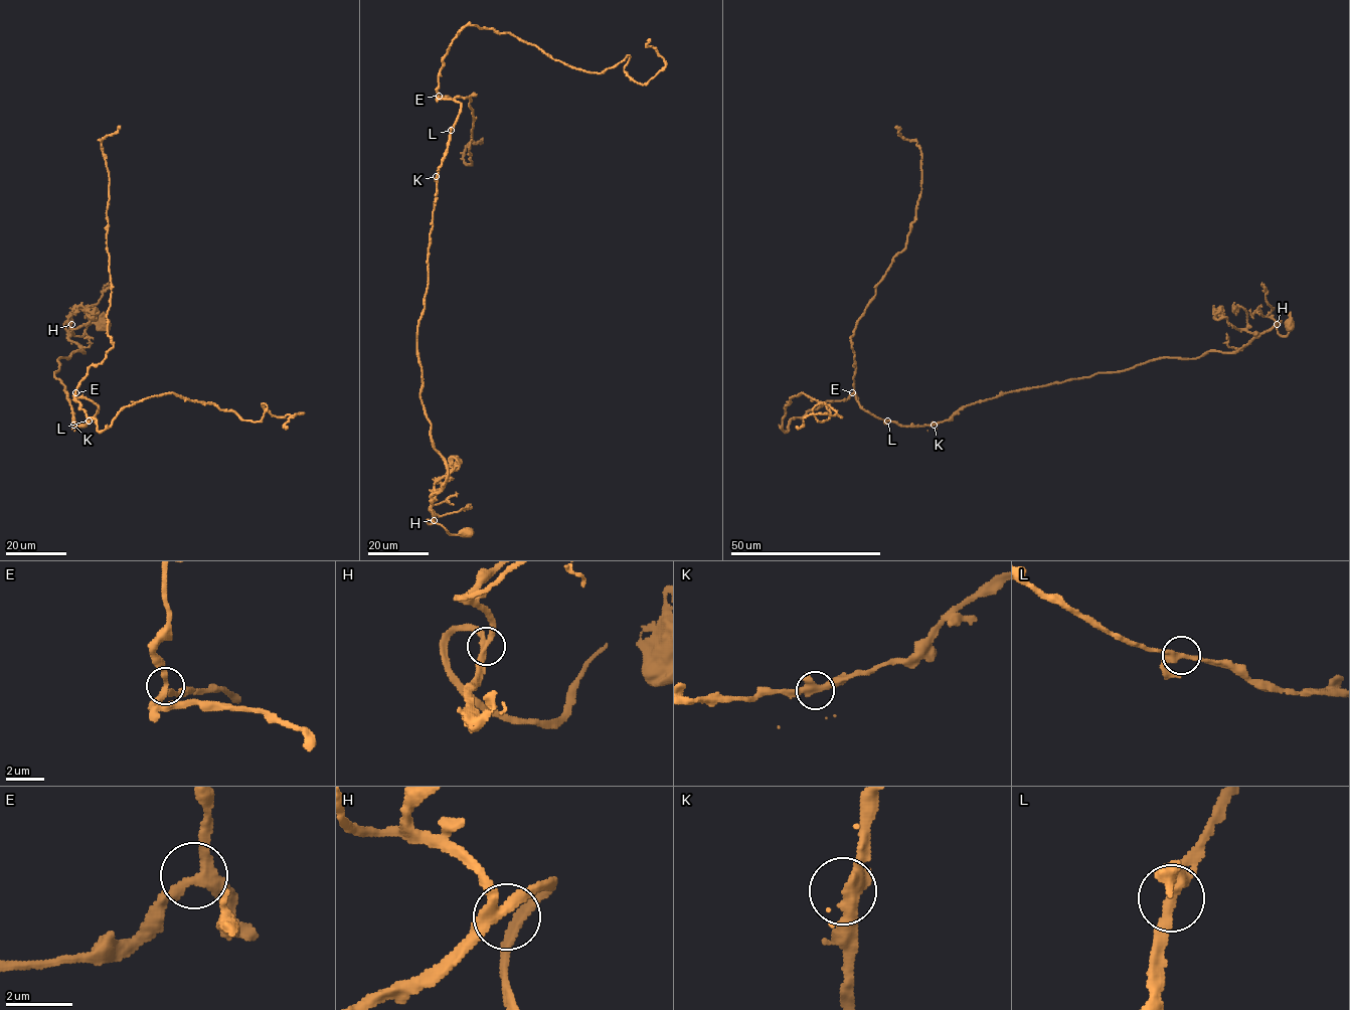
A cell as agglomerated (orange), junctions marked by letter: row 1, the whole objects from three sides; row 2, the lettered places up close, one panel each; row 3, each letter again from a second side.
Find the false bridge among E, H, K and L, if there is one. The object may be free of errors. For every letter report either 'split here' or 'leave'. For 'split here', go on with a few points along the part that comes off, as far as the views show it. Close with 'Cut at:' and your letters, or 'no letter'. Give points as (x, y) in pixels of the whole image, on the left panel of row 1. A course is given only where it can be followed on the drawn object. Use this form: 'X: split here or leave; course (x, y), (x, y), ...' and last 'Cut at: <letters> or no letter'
E: leave
H: leave
K: leave
L: leave
Cut at: no letter

